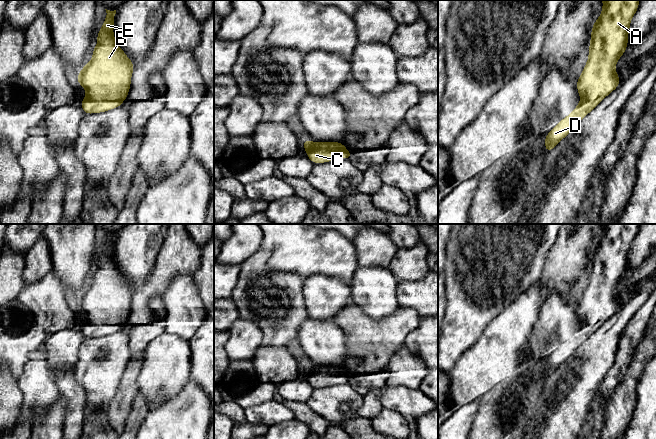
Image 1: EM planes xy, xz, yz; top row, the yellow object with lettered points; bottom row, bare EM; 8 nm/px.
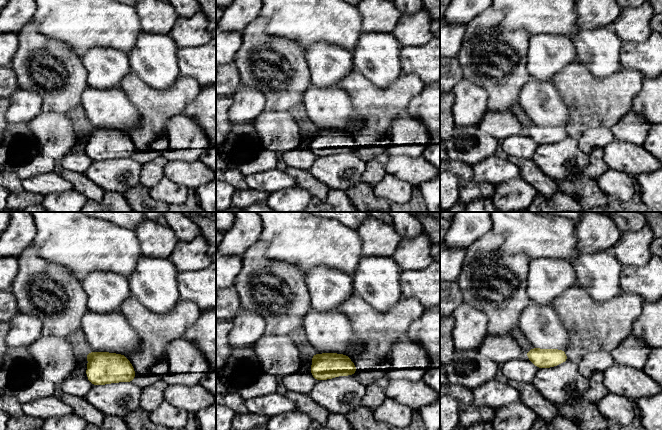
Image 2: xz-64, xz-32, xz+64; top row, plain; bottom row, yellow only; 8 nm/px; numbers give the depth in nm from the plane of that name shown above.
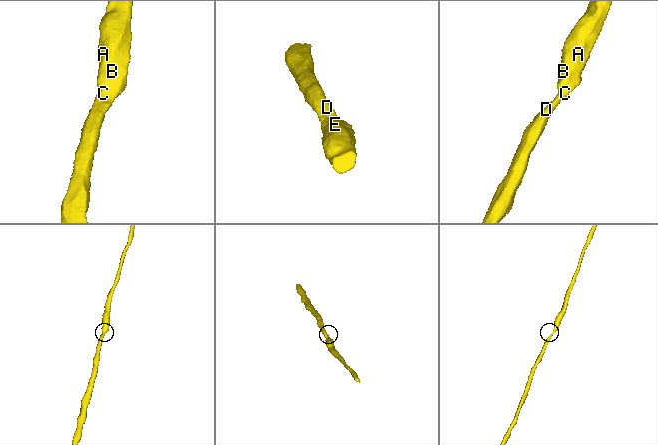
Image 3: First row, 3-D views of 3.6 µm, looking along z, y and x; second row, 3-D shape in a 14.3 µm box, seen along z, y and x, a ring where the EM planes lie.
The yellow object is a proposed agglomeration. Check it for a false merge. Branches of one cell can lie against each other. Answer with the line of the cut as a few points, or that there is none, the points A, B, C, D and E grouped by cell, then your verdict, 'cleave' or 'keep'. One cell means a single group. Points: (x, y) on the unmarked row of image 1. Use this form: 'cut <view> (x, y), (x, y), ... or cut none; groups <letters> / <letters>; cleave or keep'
cut none; groups A B C D E; keep

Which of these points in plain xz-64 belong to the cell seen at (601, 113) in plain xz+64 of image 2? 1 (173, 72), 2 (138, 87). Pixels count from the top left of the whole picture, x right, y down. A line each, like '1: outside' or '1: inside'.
1: outside
2: inside

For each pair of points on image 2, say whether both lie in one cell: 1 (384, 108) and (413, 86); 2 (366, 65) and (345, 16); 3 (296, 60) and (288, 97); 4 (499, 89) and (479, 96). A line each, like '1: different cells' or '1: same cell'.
1: same cell
2: different cells
3: same cell
4: different cells

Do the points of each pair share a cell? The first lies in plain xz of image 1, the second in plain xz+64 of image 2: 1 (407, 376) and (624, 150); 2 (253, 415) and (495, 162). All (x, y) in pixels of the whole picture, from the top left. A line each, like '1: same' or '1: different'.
1: different
2: same

